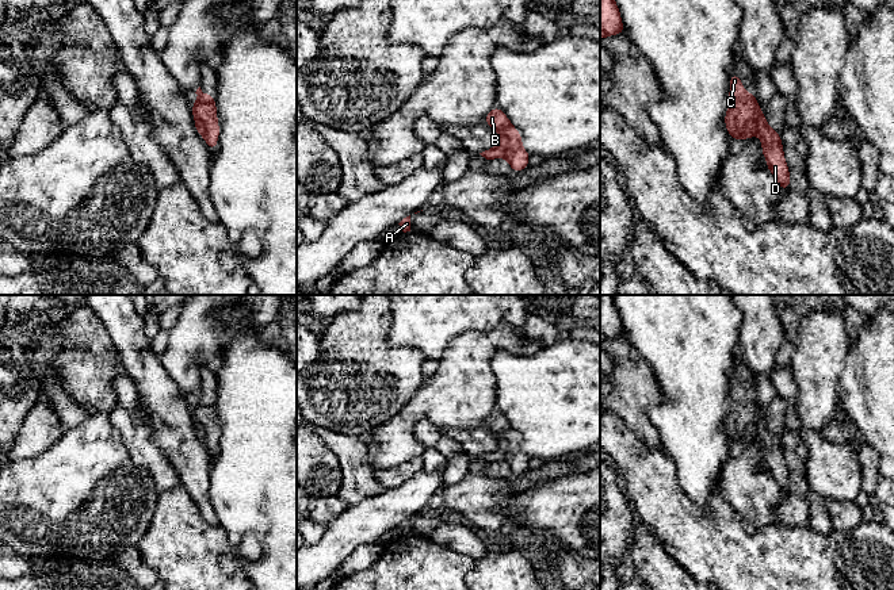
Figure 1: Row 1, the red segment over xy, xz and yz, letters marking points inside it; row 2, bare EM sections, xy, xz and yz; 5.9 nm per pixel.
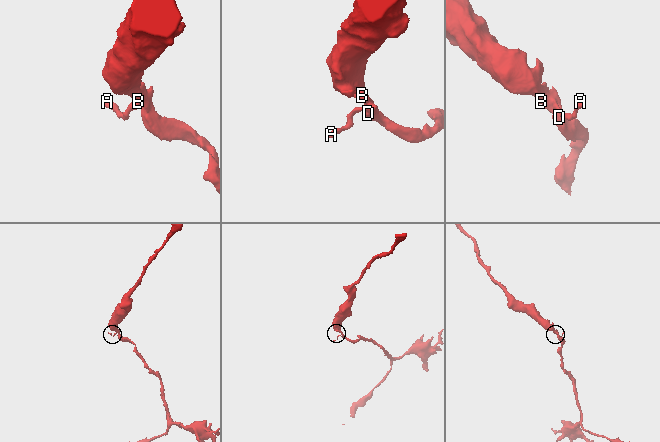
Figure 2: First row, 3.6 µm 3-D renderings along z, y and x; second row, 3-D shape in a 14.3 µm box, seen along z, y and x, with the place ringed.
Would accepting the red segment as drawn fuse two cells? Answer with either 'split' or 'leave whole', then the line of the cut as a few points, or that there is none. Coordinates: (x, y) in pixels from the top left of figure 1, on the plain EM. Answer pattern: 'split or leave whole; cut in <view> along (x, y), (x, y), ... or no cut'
leave whole; no cut

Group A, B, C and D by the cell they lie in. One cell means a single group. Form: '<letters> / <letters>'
A B C D

